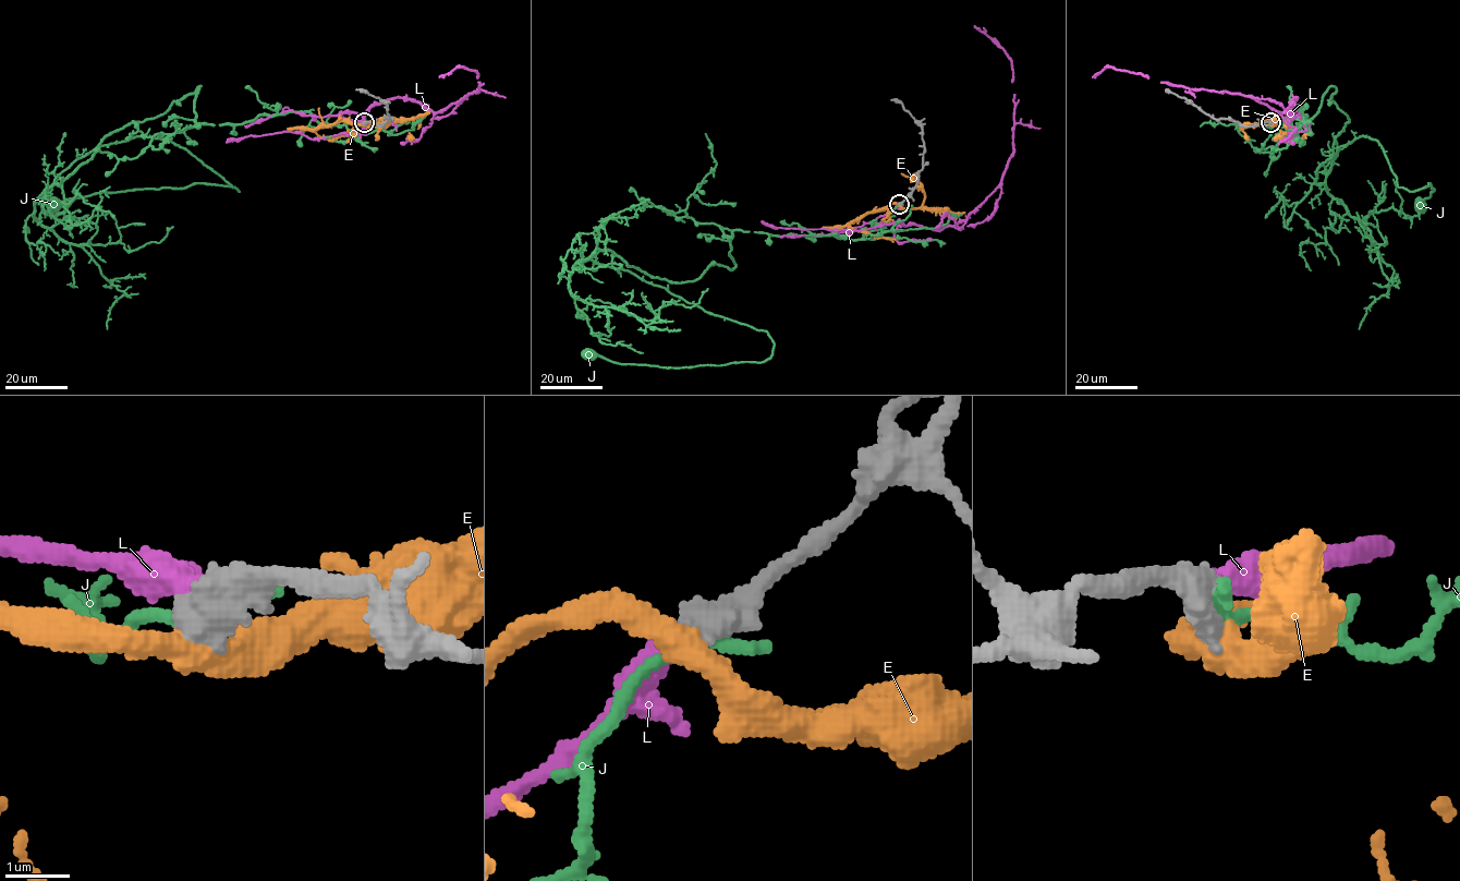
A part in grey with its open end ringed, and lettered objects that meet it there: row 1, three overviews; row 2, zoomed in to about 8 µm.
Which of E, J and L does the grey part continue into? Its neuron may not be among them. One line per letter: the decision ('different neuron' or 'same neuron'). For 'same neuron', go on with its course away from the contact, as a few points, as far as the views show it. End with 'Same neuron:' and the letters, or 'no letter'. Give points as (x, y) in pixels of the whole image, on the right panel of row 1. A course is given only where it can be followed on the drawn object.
E: different neuron
J: different neuron
L: same neuron; course (1270, 122), (1290, 115), (1296, 97), (1281, 112), (1248, 95), (1172, 86), (1112, 68), (1092, 77)
Same neuron: L

